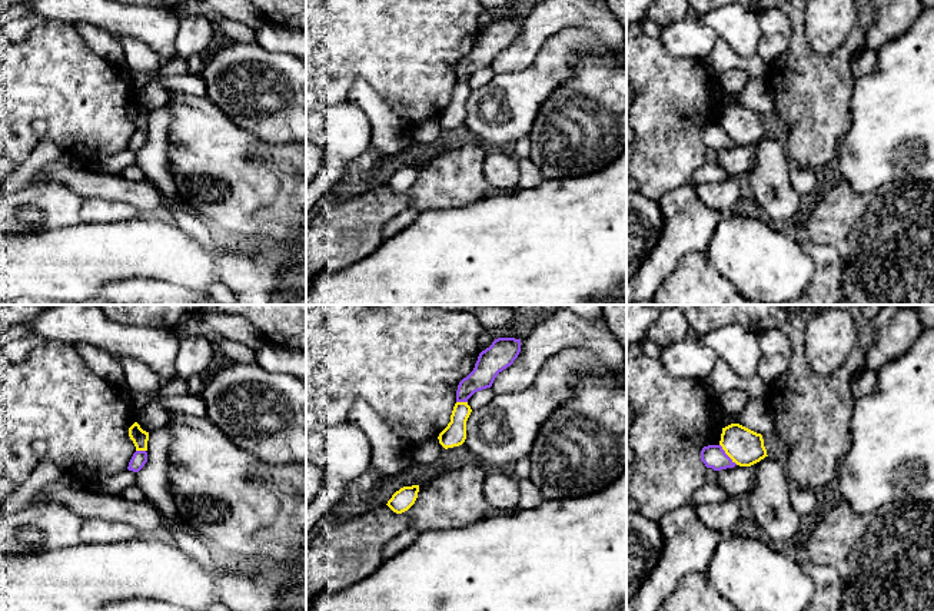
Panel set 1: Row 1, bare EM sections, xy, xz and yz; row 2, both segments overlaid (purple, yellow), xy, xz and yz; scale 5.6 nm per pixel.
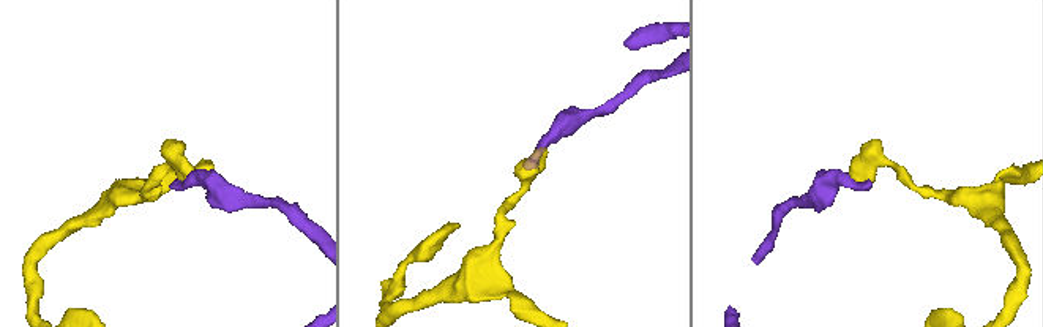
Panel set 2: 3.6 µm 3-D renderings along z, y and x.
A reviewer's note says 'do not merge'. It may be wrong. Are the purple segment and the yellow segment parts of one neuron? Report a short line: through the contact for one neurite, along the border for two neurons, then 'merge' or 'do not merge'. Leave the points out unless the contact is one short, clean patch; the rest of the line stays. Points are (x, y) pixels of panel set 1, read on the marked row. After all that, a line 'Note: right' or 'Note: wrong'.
line yz (720, 444), (737, 464); do not merge
Note: right

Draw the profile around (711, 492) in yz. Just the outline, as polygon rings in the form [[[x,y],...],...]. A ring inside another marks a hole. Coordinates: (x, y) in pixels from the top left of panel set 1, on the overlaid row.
[[[707,482],[702,488],[697,489],[689,504],[698,507],[702,504],[715,504],[729,499],[729,495],[715,482]]]

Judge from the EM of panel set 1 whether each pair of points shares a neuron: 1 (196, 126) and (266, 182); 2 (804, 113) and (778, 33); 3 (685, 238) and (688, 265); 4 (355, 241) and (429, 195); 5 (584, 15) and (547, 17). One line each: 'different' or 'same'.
1: same
2: different
3: different
4: same
5: same

